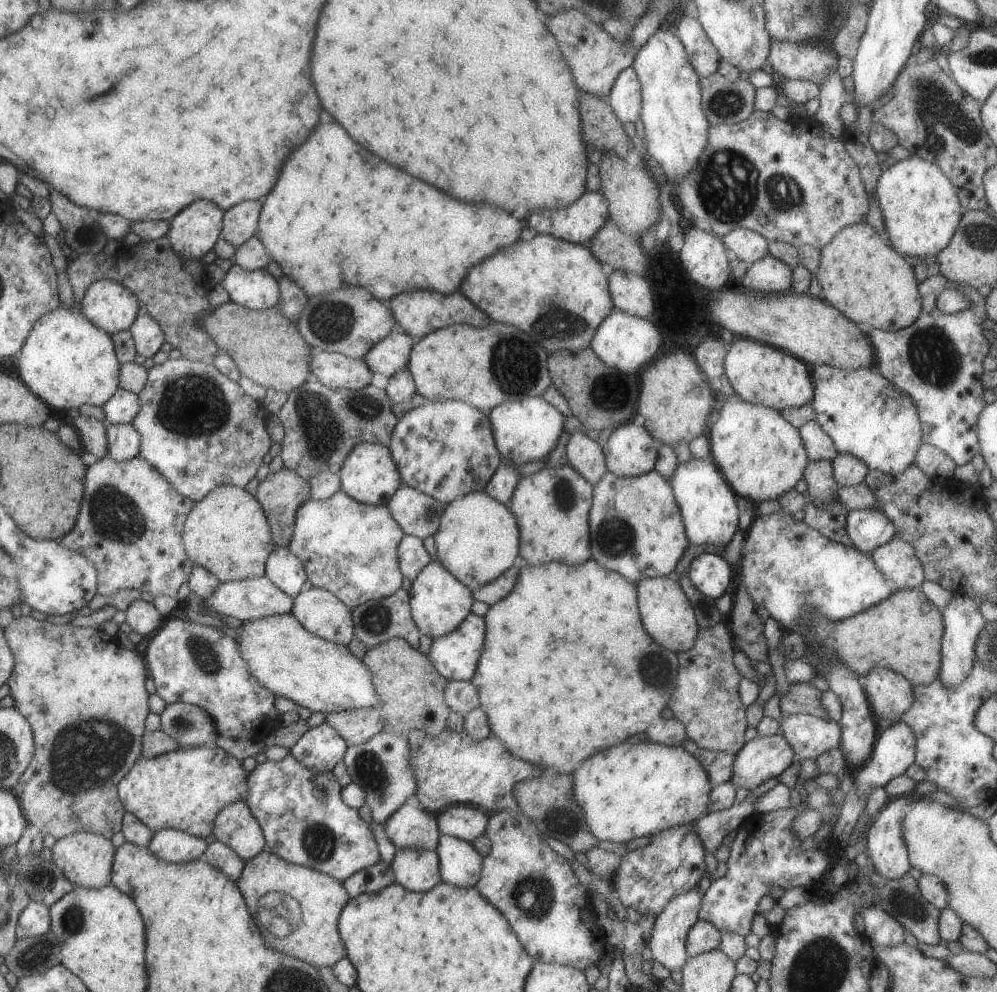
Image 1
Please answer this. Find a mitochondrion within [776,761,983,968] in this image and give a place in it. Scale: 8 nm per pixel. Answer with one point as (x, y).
(901, 903)

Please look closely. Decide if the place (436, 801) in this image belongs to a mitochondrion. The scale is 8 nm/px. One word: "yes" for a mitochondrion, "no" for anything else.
no

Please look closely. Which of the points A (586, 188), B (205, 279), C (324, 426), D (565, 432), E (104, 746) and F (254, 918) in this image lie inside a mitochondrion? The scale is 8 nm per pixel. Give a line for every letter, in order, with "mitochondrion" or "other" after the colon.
A: other
B: other
C: mitochondrion
D: other
E: mitochondrion
F: other

